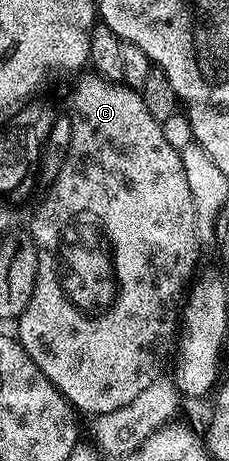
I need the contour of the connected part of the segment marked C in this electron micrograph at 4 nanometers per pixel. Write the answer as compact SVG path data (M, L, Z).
M95 74L87 75L81 75L74 84L76 93L72 96L72 104L70 103L72 143L66 149L68 157L65 158L64 165L62 160L55 169L56 181L53 182L48 197L41 202L30 225L31 234L38 246L38 278L34 294L18 321L18 339L26 354L30 354L30 358L38 366L38 370L46 374L48 381L68 399L77 413L88 412L89 417L94 417L110 414L110 410L128 405L136 395L146 390L146 386L150 386L150 382L161 379L163 372L160 371L167 360L169 363L170 353L178 336L178 309L193 279L192 271L195 270L196 259L200 256L202 237L196 225L194 198L190 194L190 185L186 183L186 170L182 170L180 153L166 142L162 124L150 116L141 93L123 82L111 84Z

